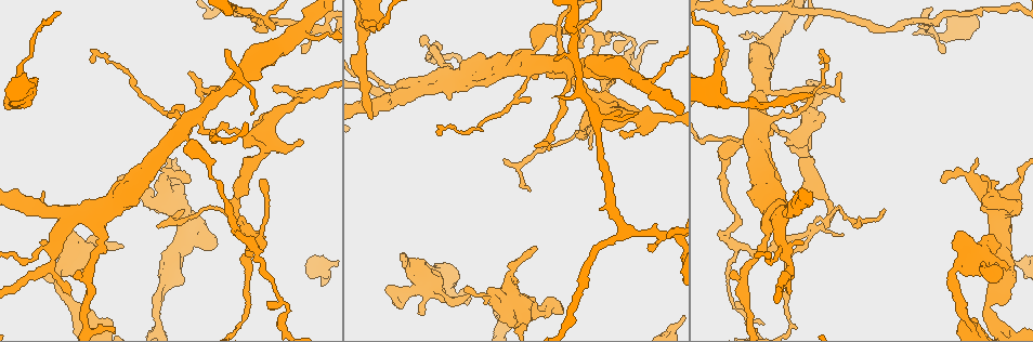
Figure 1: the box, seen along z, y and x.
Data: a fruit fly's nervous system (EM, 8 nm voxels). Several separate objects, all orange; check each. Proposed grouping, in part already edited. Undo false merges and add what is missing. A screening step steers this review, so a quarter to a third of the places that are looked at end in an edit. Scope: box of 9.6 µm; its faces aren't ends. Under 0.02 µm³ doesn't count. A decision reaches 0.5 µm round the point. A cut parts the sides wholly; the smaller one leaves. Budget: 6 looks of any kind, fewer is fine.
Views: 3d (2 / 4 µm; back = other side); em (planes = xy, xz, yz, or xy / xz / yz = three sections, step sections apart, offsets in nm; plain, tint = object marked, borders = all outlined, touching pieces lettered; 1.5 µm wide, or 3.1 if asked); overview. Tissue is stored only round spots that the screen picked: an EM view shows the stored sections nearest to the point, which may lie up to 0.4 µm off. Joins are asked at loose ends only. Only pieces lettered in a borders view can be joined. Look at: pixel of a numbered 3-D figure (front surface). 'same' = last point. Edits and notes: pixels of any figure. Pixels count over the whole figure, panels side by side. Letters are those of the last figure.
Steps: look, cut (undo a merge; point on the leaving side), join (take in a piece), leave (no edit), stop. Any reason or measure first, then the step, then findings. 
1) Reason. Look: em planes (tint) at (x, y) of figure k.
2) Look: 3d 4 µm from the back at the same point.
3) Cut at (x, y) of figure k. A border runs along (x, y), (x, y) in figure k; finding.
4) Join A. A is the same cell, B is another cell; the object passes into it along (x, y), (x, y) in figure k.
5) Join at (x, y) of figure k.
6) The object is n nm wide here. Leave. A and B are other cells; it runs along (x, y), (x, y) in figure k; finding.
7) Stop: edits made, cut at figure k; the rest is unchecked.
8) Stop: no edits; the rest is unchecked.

Branch stops here. Look: 3d 2 µm at (372, 118) of figure 1.

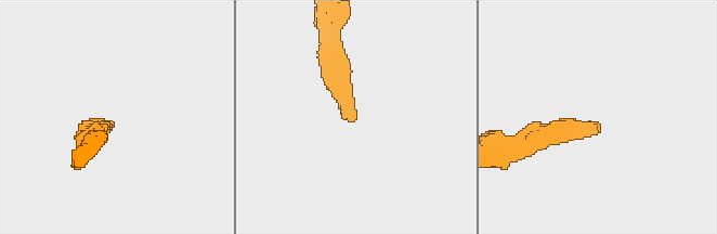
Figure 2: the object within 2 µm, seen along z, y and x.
Look: em 3.1 µm planes (tint) at (353, 118) of figure 2.

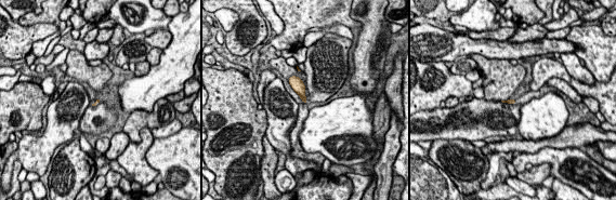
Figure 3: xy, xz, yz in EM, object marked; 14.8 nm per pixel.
Look: em 3.1 µm planes (borders) at the same point.

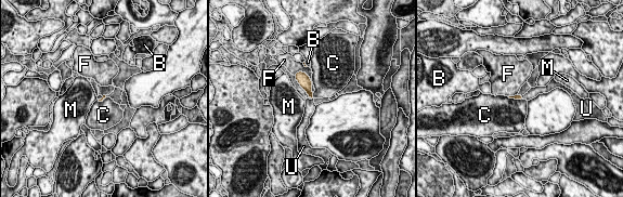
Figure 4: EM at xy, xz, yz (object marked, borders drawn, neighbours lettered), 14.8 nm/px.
Join U. U is the same cell, B, C, F and M are other cells; the object passes into it along (517, 96), (522, 97), (533, 92) in figure 4; it goes on there.

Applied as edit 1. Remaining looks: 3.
Look: overview.

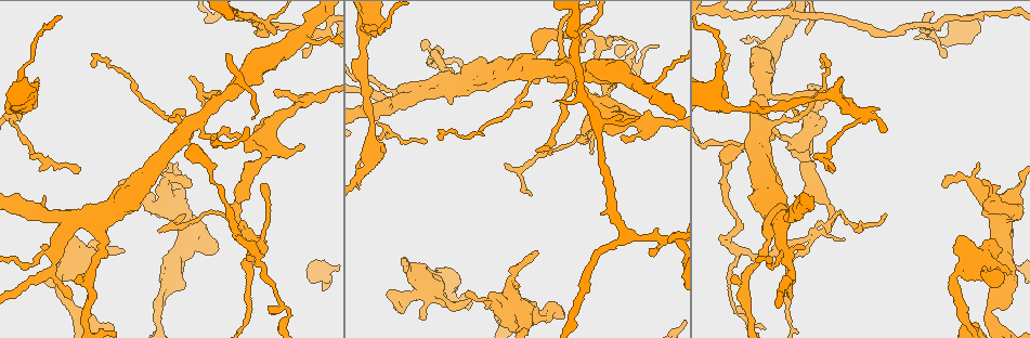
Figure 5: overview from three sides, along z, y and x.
Branch stops here. Look: 3d 4 µm at (249, 198) of figure 5.

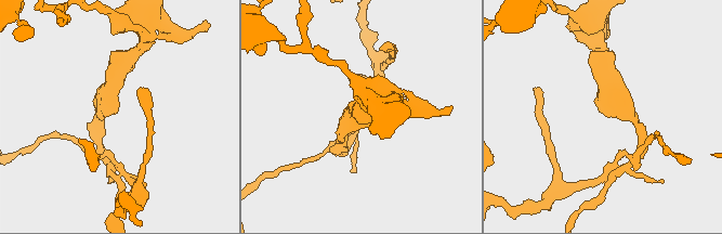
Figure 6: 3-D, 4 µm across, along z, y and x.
Now the EM. Look: em planes (borders) at (605, 111) of figure 6.

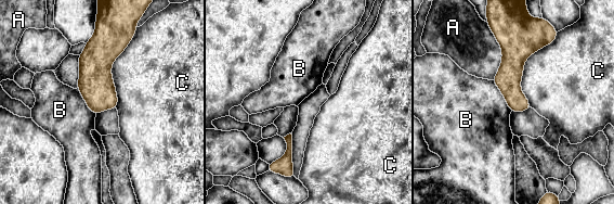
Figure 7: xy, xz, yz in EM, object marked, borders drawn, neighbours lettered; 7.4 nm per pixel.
The object is 160 nm wide here. Leave. A, B and C are other cells; a border runs along (493, 79), (511, 111) in figure 7; no lettered piece goes on from it.

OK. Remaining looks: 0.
Stop: edits made, join at figure 4; the rest is unchecked.

